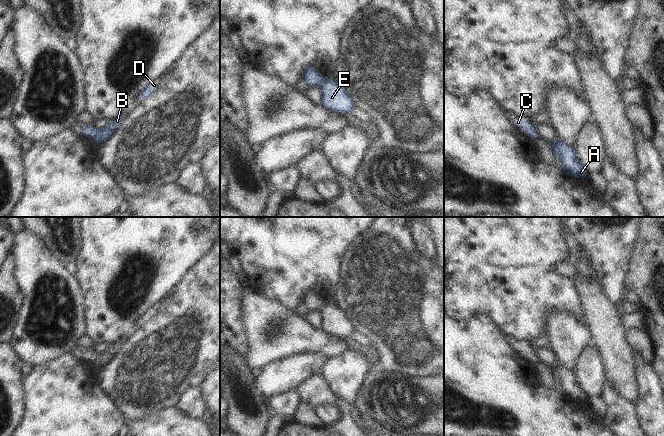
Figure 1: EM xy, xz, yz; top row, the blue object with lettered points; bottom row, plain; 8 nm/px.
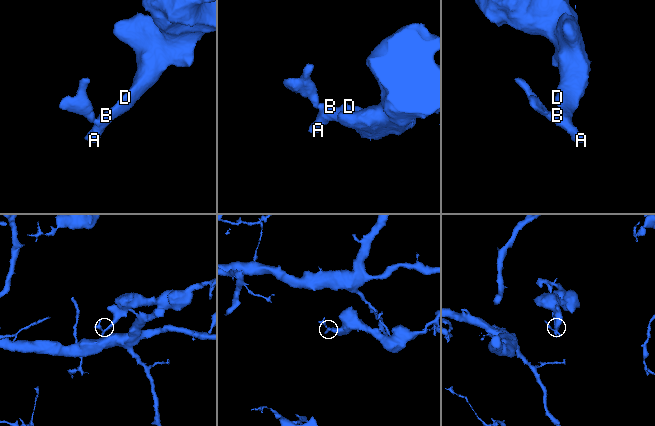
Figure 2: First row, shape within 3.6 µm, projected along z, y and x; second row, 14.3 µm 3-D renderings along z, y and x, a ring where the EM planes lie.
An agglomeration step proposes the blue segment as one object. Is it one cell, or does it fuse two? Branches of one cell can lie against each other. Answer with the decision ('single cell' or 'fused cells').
single cell

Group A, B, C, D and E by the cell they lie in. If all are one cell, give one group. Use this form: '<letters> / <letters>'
A B C D E

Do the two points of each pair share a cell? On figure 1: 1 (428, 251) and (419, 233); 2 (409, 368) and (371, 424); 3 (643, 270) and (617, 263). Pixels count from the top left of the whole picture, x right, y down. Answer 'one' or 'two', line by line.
1: one
2: two
3: two

